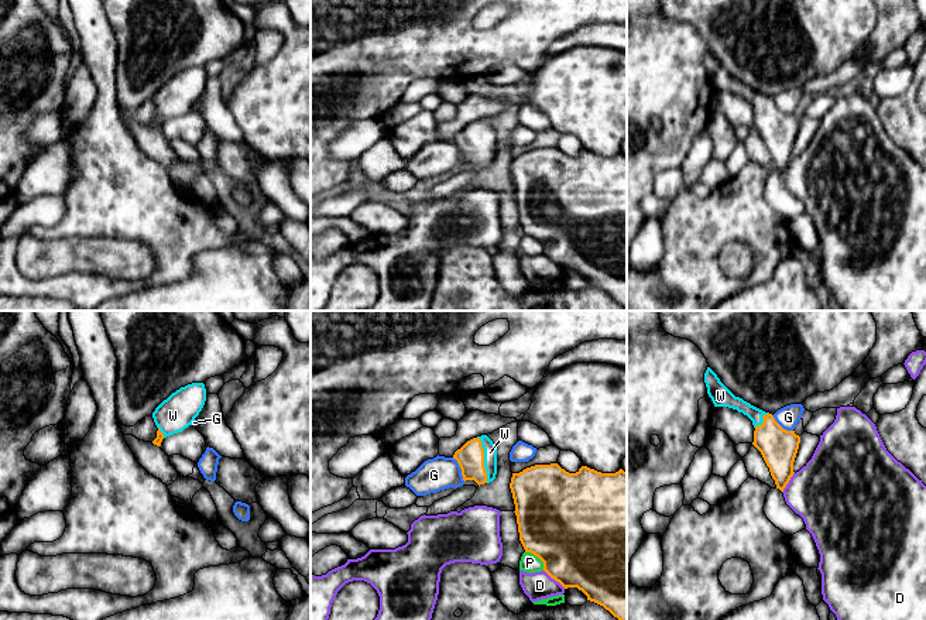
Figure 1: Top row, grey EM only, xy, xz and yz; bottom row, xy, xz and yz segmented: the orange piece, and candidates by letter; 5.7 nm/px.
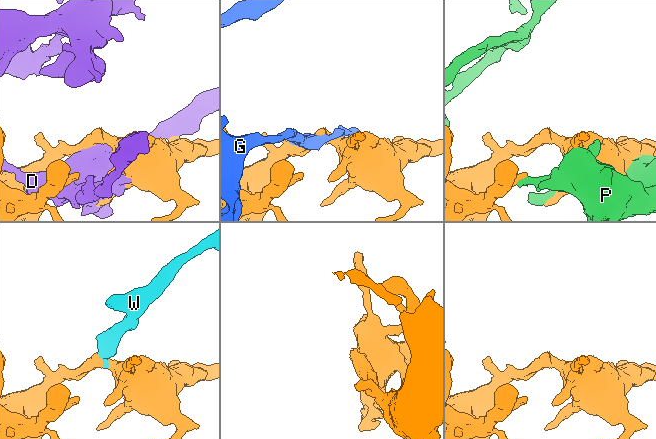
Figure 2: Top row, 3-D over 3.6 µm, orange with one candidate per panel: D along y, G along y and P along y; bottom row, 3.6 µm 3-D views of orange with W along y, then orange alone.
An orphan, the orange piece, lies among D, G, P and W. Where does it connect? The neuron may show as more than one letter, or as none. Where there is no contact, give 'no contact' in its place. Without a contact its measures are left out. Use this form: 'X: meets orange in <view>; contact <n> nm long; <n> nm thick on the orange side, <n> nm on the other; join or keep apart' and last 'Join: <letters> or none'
D: meets orange in xz; contact 170 nm long; 480 nm thick on the orange side, 160 nm on the other; keep apart
G: meets orange in xz; contact 150 nm long; 160 nm thick on the orange side, 190 nm on the other; keep apart
P: meets orange in xz; contact 160 nm long; 500 nm thick on the orange side, 100 nm on the other; keep apart
W: meets orange in xz; contact 280 nm long; 160 nm thick on the orange side, 80 nm on the other; join
Join: W

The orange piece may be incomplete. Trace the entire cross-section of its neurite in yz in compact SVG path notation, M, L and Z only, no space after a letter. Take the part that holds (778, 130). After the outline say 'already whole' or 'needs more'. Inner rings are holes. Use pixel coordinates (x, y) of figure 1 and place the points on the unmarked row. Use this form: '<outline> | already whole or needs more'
M710 51L704 56L704 66L714 90L737 93L752 105L755 112L752 129L761 136L776 172L783 175L795 157L793 145L799 133L800 120L795 114L783 113L772 97L735 81Z | needs more

